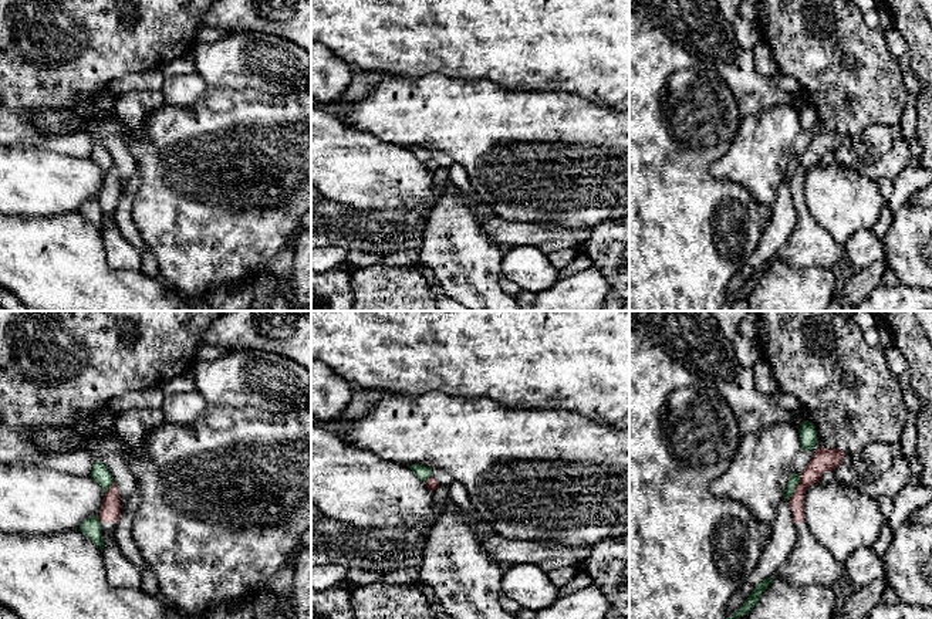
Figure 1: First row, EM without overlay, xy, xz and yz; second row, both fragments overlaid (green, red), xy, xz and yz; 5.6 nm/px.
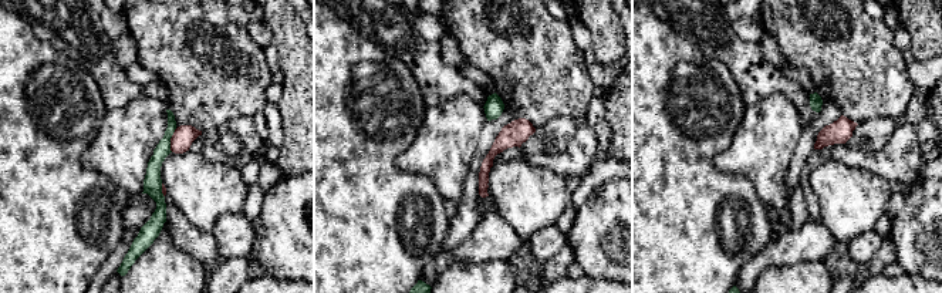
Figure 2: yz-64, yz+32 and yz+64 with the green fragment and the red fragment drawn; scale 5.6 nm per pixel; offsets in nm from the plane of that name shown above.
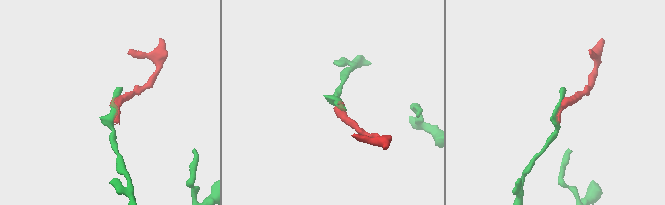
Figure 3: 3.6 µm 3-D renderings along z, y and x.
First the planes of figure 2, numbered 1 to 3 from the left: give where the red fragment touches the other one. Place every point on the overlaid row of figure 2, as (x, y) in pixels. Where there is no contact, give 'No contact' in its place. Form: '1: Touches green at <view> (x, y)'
1: Touches green at yz-64 (169, 140)
2: No contact
3: No contact

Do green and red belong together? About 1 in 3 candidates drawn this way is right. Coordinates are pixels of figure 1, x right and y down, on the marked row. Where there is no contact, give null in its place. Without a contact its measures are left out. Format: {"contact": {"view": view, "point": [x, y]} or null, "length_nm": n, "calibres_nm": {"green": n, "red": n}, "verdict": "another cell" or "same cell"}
{"contact": {"view": "yz", "point": [796, 486]}, "length_nm": 150, "calibres_nm": {"green": 60, "red": 130}, "verdict": "another cell"}

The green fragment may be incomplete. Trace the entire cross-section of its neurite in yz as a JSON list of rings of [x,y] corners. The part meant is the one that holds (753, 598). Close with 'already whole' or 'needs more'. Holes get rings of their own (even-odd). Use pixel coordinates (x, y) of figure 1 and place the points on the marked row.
[[[773,576],[760,582],[754,588],[754,591],[749,595],[744,605],[737,612],[735,612],[735,615],[732,618],[726,618],[726,619],[737,619],[743,615],[747,615],[754,608],[754,605],[759,602],[760,595],[769,588],[771,581],[773,581]]]; already whole

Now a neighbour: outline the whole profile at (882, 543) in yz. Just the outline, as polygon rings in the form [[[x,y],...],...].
[[[885,522],[879,537],[877,538],[877,541],[874,542],[872,548],[875,549],[875,552],[884,558],[884,555],[887,554],[891,542],[894,538],[894,531],[891,530],[889,524]]]

